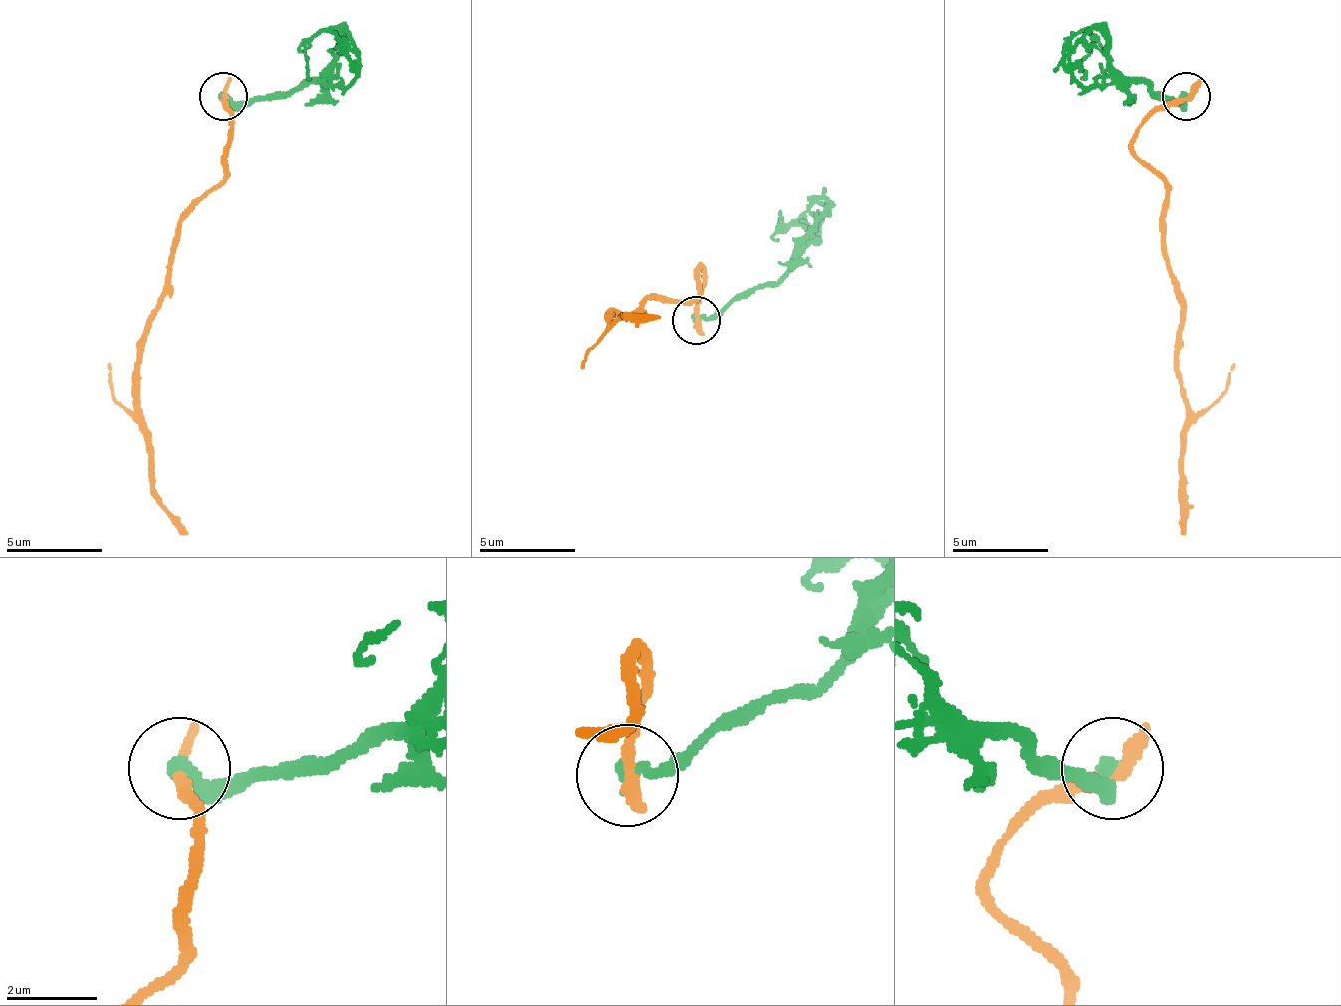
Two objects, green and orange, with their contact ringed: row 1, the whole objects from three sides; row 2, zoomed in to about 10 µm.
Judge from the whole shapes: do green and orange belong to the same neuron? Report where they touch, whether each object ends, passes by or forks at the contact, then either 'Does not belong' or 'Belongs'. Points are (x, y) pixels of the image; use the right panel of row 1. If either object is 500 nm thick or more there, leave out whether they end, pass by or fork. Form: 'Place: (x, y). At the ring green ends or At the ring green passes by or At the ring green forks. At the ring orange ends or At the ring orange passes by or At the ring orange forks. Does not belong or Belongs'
Place: (1186, 96). At the ring green ends. At the ring orange ends. Does not belong

